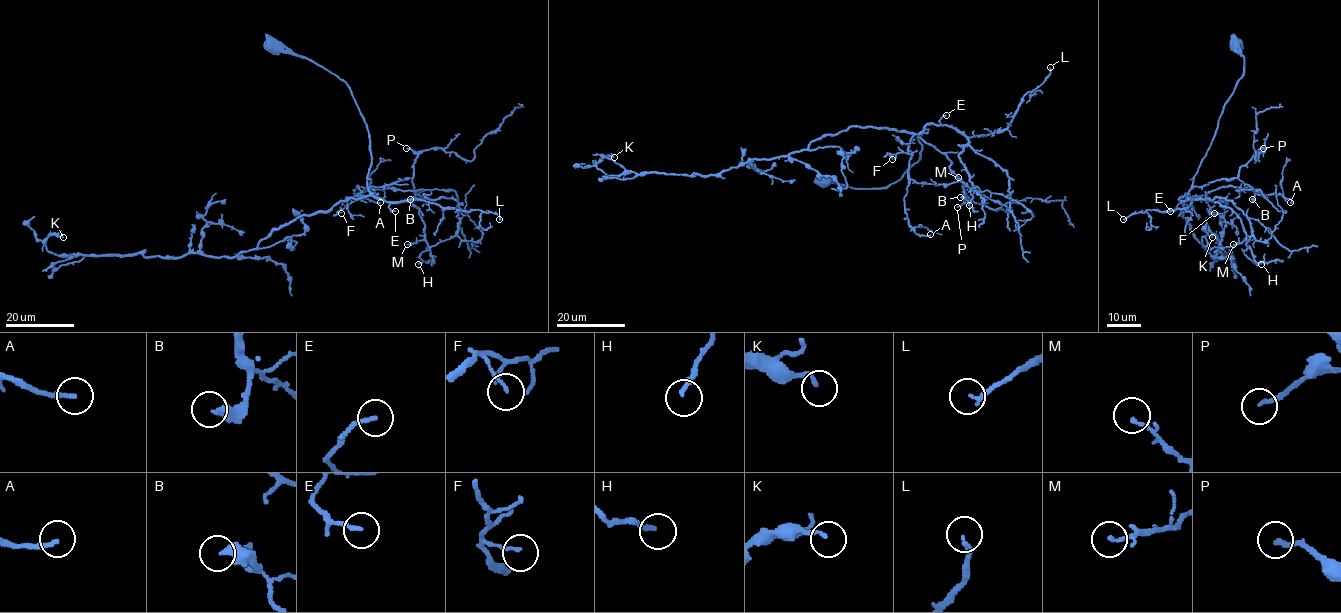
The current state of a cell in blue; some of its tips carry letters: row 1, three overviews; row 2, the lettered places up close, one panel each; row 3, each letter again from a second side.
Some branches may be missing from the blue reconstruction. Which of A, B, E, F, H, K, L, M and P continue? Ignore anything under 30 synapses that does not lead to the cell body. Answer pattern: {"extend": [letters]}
{"extend": ["A"]}

